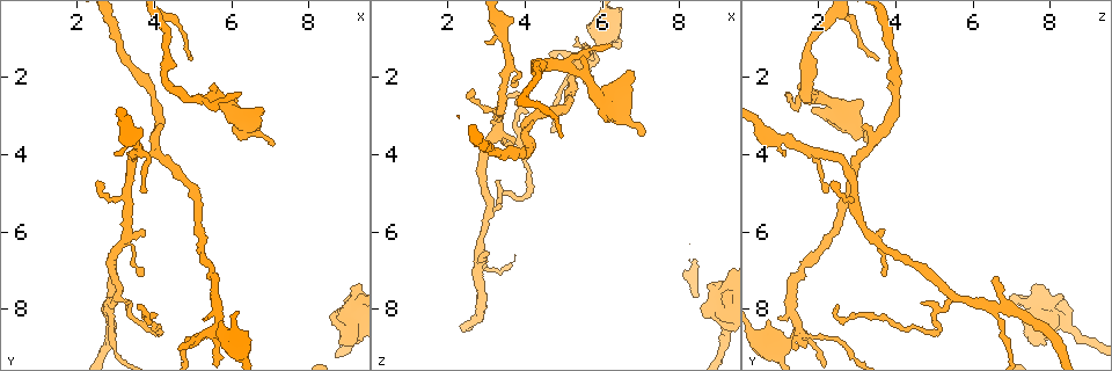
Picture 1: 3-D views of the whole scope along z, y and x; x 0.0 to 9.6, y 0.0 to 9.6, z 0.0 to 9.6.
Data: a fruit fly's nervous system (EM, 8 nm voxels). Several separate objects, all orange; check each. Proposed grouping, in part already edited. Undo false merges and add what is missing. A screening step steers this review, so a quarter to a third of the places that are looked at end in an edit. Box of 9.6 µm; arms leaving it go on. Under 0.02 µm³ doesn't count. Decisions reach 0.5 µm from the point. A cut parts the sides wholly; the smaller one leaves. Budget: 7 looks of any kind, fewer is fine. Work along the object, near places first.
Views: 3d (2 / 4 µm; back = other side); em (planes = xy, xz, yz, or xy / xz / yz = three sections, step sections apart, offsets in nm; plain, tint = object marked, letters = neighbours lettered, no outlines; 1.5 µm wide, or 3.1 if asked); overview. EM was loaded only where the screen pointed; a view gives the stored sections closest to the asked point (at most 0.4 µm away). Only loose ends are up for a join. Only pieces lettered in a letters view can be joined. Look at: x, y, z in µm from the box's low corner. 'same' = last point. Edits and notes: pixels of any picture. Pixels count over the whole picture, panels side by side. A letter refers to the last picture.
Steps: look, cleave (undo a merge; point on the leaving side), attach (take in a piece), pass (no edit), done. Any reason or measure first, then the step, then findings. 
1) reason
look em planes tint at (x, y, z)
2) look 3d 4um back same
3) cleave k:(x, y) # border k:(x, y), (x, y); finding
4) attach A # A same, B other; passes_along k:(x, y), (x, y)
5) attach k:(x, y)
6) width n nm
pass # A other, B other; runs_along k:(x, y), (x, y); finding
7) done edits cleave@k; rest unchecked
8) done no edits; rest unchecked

tapers out
look 3d 4um back at (3.05, 7.20, 6.60)

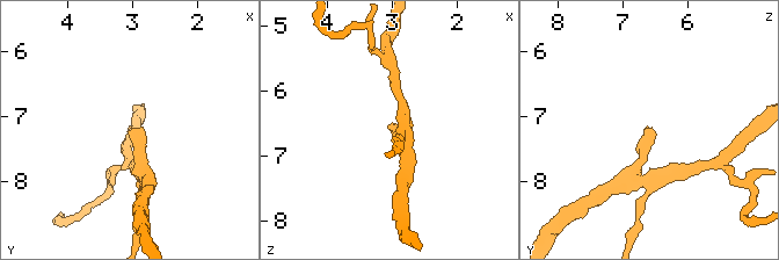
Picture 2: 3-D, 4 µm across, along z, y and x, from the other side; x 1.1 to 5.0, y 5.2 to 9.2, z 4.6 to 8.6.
look em xz step 4 letters at (3.05, 7.15, 6.60)

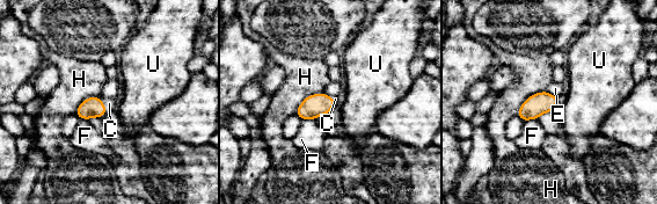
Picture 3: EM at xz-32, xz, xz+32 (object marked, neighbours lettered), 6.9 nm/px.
cut it another way
look em planes letters same

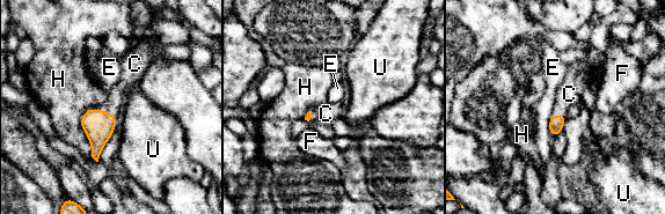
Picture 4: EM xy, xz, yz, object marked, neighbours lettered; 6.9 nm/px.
attach 4:(111, 103) # C same, E other, F other, H other, U other; passes_along 4:(99, 125), (103, 110), (111, 103); it goes on there

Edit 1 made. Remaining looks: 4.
tapers out
look em planes letters at (4.70, 9.00, 1.40)

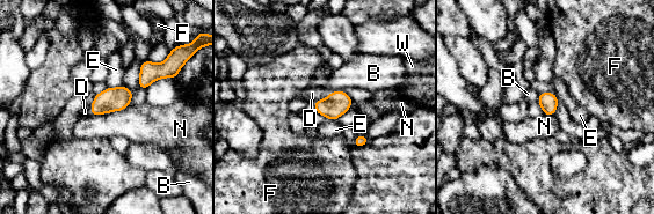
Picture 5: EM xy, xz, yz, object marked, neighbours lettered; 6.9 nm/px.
longest_contact N 280 nm
attach 5:(312, 93) # B other, D same, E other, F other, N other, W other; it goes on there

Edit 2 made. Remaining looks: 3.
done edits attach@4, attach@5; rest unchecked

